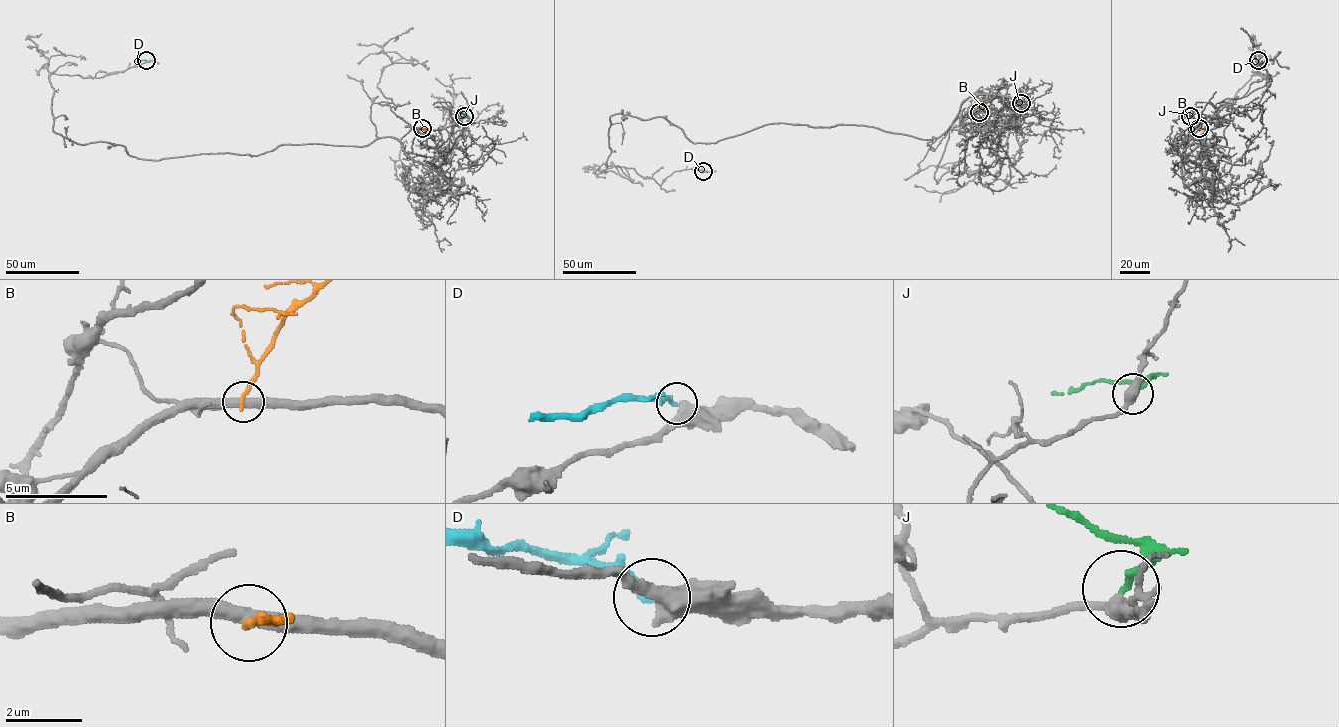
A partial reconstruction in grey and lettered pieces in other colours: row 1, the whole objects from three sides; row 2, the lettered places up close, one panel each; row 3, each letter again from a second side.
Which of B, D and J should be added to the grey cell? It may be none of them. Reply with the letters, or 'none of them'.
J

